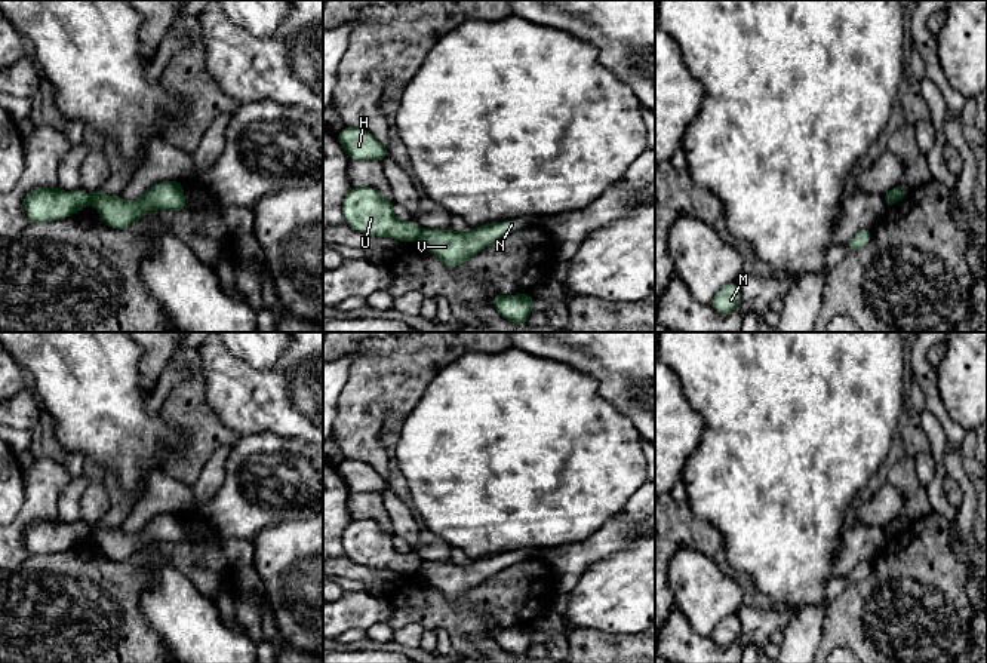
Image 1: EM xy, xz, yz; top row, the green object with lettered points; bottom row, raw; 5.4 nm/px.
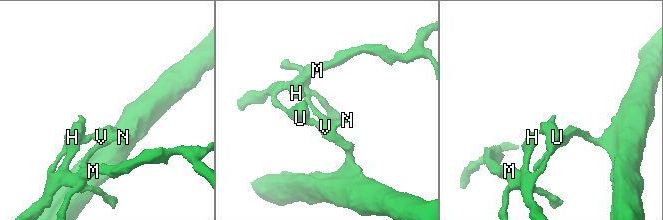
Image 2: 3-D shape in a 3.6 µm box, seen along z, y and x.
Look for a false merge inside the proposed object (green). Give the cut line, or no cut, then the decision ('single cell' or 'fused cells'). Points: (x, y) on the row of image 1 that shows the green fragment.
cut xz (421, 230), (417, 238); fused cells

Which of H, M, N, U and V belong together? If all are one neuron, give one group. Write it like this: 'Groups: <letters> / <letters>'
Groups: H M U / N V

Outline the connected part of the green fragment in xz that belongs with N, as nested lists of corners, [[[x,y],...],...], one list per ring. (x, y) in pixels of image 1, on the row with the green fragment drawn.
[[[502,221],[474,227],[470,233],[456,233],[452,228],[422,228],[418,243],[436,255],[446,267],[465,264],[473,255],[495,240],[517,231],[517,221]]]

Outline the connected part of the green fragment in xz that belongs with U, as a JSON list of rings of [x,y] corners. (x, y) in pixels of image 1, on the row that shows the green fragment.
[[[353,187],[342,202],[345,224],[356,231],[403,243],[416,240],[421,233],[419,225],[412,220],[397,220],[393,205],[393,200],[385,200],[373,187]]]

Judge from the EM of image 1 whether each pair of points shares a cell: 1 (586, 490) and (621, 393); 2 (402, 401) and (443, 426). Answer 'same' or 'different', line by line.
1: different
2: different

